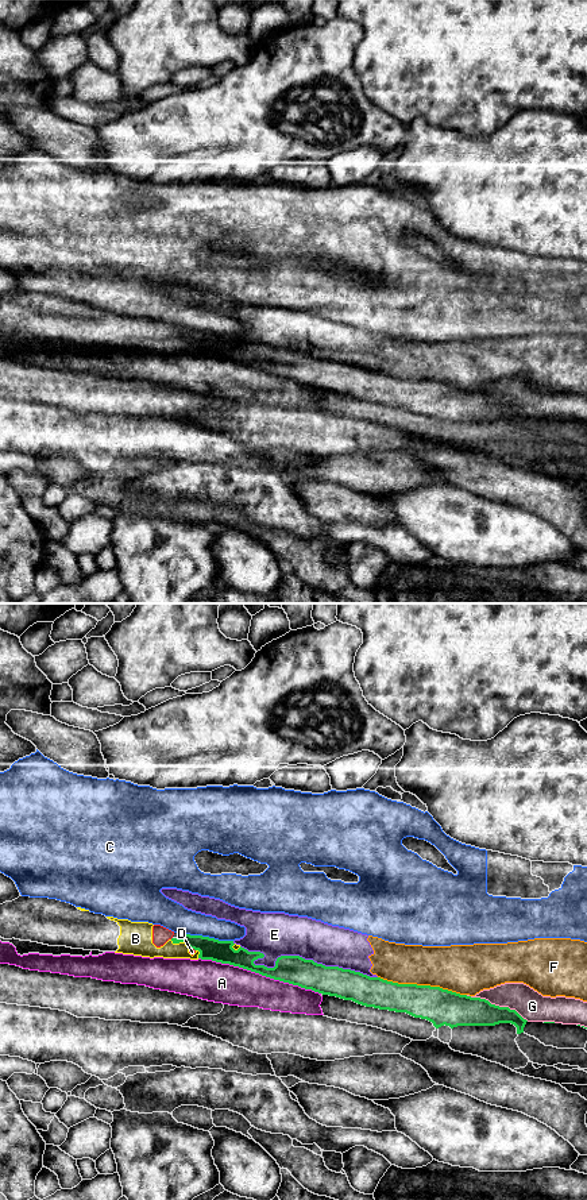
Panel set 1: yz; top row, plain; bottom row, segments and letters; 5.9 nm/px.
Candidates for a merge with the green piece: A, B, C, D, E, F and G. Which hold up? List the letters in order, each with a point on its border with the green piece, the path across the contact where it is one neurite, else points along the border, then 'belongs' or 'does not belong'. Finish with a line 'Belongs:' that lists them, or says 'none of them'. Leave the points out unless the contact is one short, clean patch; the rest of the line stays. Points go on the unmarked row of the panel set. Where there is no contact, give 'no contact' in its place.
A: yz (259, 369) | does not belong
B: yz (181, 336) | does not belong
C: yz (207, 332) | does not belong
D: yz (193, 343) | does not belong
E: yz (296, 351) | does not belong
F: yz (423, 381) | does not belong
G: yz (497, 401) | does not belong
Belongs: none of them

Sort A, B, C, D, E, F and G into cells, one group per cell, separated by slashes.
A / B D / C / E F / G

